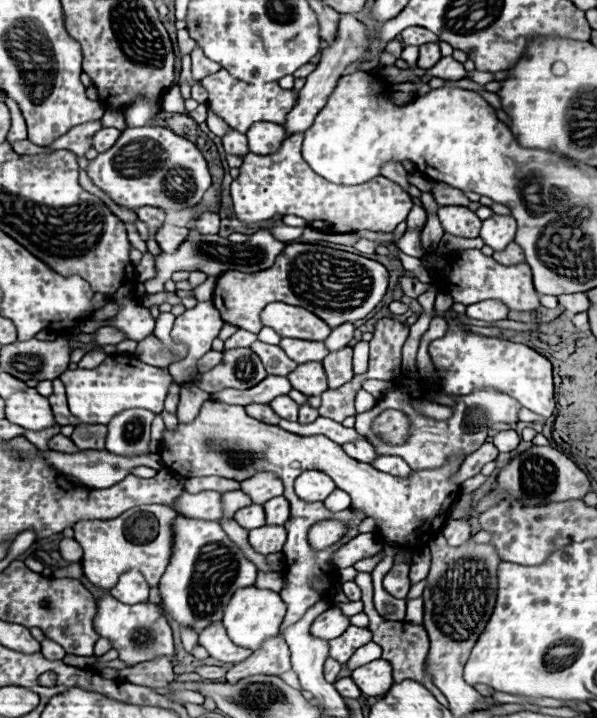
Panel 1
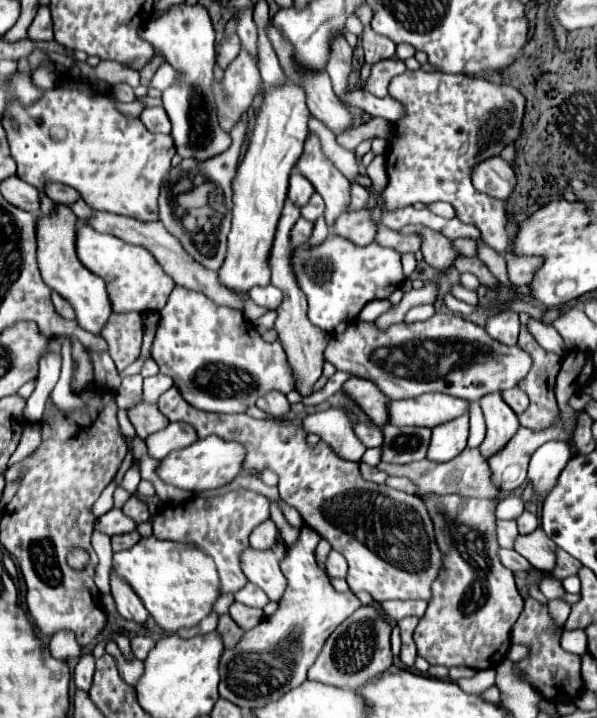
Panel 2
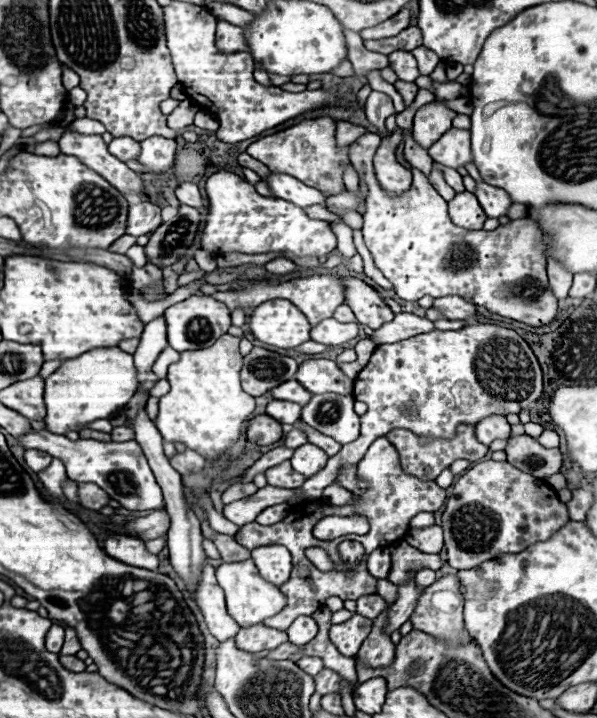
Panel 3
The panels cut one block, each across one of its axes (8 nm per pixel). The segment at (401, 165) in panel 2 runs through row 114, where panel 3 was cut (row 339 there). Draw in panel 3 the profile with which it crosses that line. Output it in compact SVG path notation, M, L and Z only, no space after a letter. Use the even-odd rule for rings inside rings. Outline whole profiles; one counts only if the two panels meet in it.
M472 324L472 326L460 328L460 330L434 330L434 332L426 332L426 334L412 336L412 338L408 338L408 340L400 340L400 342L396 342L396 344L382 344L382 346L378 346L378 348L374 350L374 354L372 354L368 366L358 374L358 378L356 378L356 382L354 382L354 398L368 404L368 412L360 416L360 420L362 420L360 436L358 436L352 444L342 446L342 450L340 450L336 456L332 456L332 458L328 460L326 468L320 470L316 476L308 478L308 480L302 484L302 488L298 488L298 490L304 492L304 496L310 498L310 500L322 498L322 490L324 490L326 486L330 486L330 484L336 480L338 470L340 470L344 464L356 464L356 462L360 462L360 460L364 458L368 446L370 446L376 438L388 434L392 428L408 428L408 430L412 430L412 432L418 434L418 436L452 438L452 436L456 434L456 426L462 424L462 422L466 422L466 424L476 424L476 422L480 422L482 418L486 418L486 416L490 416L490 414L504 414L504 416L510 414L510 412L512 412L512 414L518 414L522 408L534 404L540 396L542 396L542 370L540 370L540 364L538 364L534 352L528 348L528 344L526 344L514 330L508 330L508 328L502 328L502 326L494 326L494 324Z

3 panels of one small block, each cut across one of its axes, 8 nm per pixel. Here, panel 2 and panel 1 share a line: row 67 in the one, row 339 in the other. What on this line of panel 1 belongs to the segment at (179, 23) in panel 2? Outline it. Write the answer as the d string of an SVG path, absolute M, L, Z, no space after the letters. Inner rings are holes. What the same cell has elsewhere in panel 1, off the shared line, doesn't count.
M198 302L194 308L176 318L172 340L188 348L188 358L198 360L210 350L212 340L218 336L222 326L224 320L220 320L220 312L216 312L214 304Z

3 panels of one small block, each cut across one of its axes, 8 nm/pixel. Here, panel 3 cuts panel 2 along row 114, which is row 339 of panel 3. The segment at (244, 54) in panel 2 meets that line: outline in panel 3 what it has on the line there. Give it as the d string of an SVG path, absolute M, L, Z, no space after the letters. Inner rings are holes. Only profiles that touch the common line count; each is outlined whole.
M224 334L210 348L182 352L180 360L168 368L170 392L160 398L156 418L156 428L164 440L194 440L194 446L202 446L204 458L216 458L240 438L242 422L246 422L256 408L254 398L240 388L240 340L242 338Z

